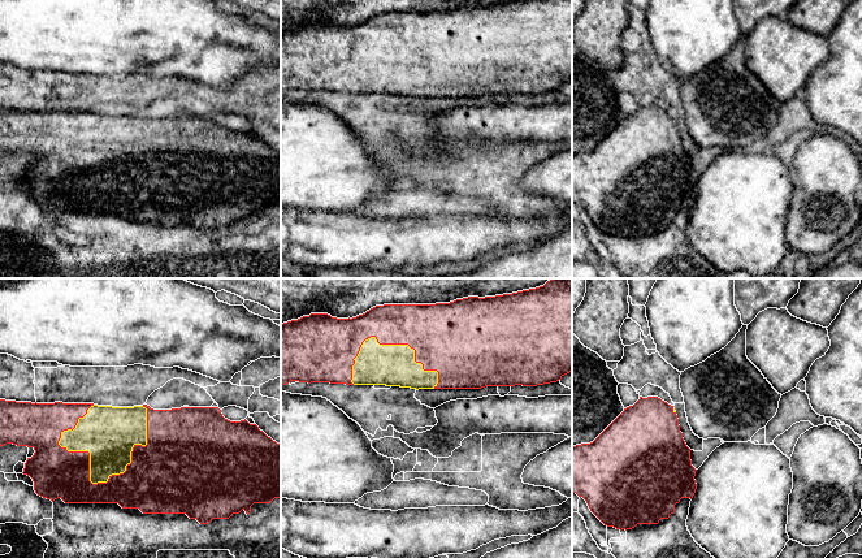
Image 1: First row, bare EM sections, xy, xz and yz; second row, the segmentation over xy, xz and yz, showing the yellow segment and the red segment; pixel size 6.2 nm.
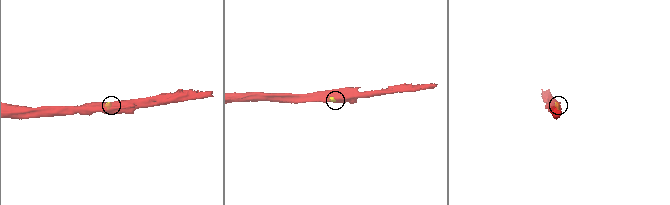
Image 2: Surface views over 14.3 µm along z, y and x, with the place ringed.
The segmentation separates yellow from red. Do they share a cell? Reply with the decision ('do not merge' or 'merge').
merge

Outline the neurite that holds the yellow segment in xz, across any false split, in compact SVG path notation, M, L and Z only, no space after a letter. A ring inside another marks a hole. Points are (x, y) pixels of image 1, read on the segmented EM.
M572 278L495 297L468 297L450 303L384 304L352 319L311 313L281 324L281 386L290 381L386 385L411 389L481 389L537 386L572 372Z

